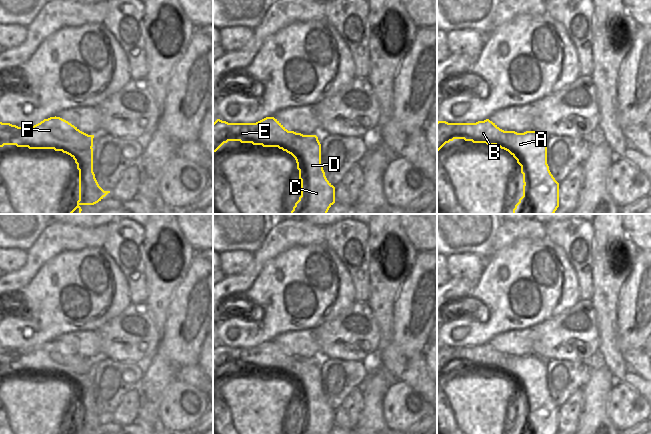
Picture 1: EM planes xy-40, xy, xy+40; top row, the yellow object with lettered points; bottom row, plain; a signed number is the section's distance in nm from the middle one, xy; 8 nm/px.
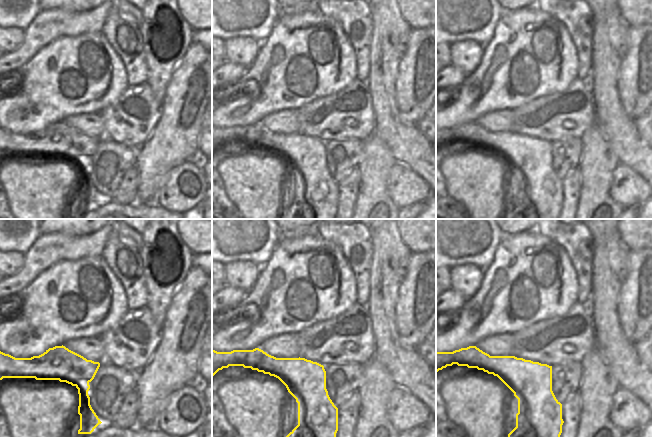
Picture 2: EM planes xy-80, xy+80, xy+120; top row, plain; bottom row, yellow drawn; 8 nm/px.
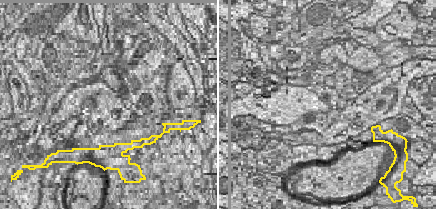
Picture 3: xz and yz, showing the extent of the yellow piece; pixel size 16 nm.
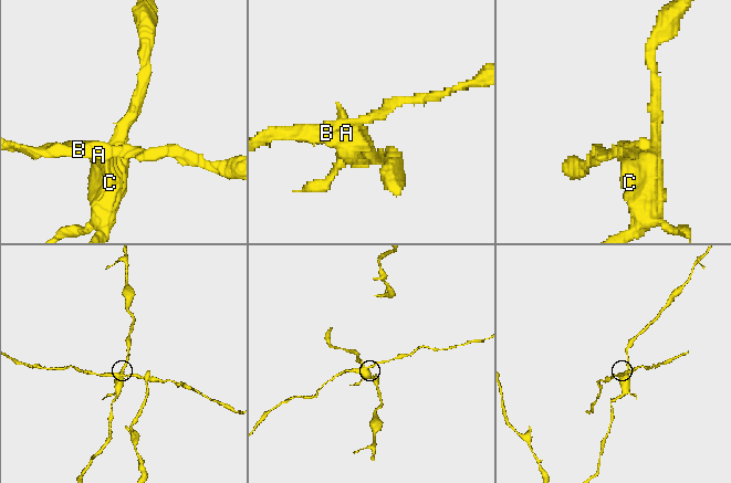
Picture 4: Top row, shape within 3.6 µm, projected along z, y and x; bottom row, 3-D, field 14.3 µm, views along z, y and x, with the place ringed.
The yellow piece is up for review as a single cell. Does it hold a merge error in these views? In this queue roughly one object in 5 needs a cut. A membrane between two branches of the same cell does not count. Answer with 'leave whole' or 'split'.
split

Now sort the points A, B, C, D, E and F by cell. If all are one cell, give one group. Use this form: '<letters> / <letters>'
A C D / B E F

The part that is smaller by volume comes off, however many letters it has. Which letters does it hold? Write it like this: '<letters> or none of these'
B, E, F

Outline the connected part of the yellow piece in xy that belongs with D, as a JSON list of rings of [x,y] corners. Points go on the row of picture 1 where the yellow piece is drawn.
[[[298,135],[295,144],[285,150],[297,163],[301,180],[301,196],[295,203],[291,214],[327,214],[335,203],[335,187],[327,180],[321,164],[321,144],[316,135]]]

